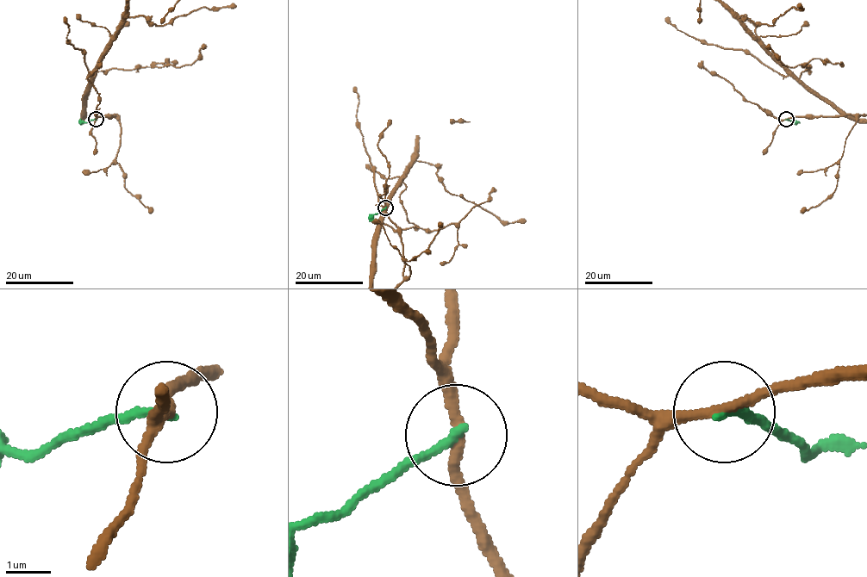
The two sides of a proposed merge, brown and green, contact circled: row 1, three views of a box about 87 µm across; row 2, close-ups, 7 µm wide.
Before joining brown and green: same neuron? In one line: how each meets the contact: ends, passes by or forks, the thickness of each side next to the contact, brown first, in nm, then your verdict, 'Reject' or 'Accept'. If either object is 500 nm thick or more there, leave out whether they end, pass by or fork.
At the ring brown passes by. At the ring green ends. Thickness 240 nm (brown) against 190 nm. Reject

